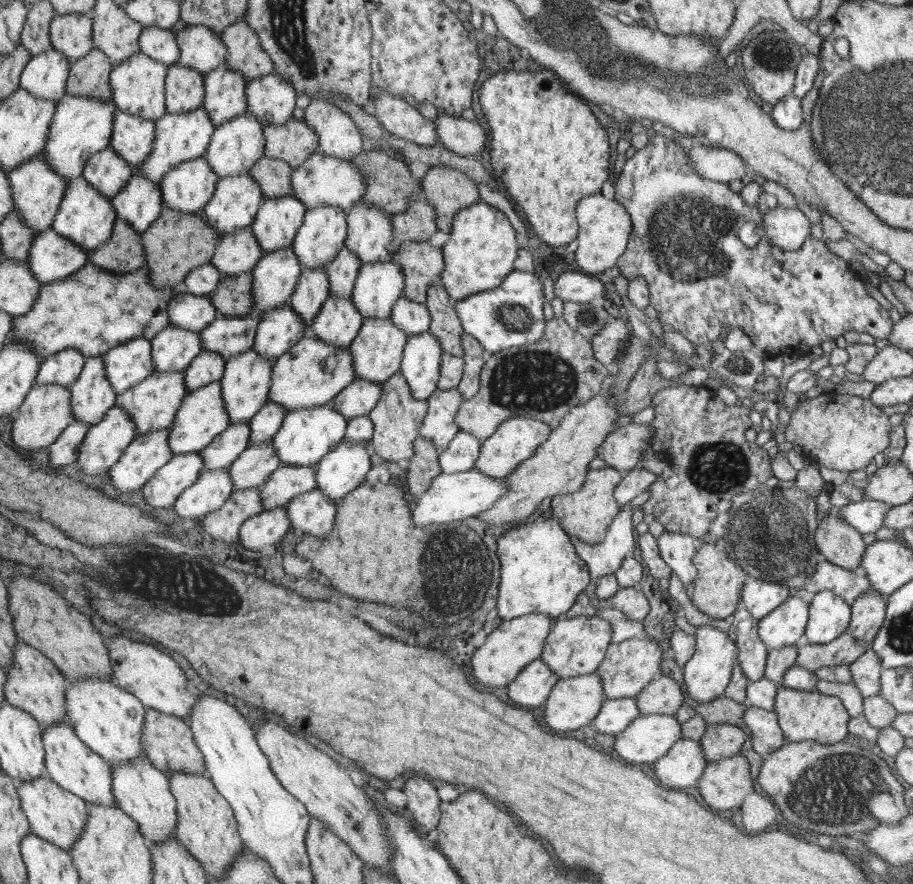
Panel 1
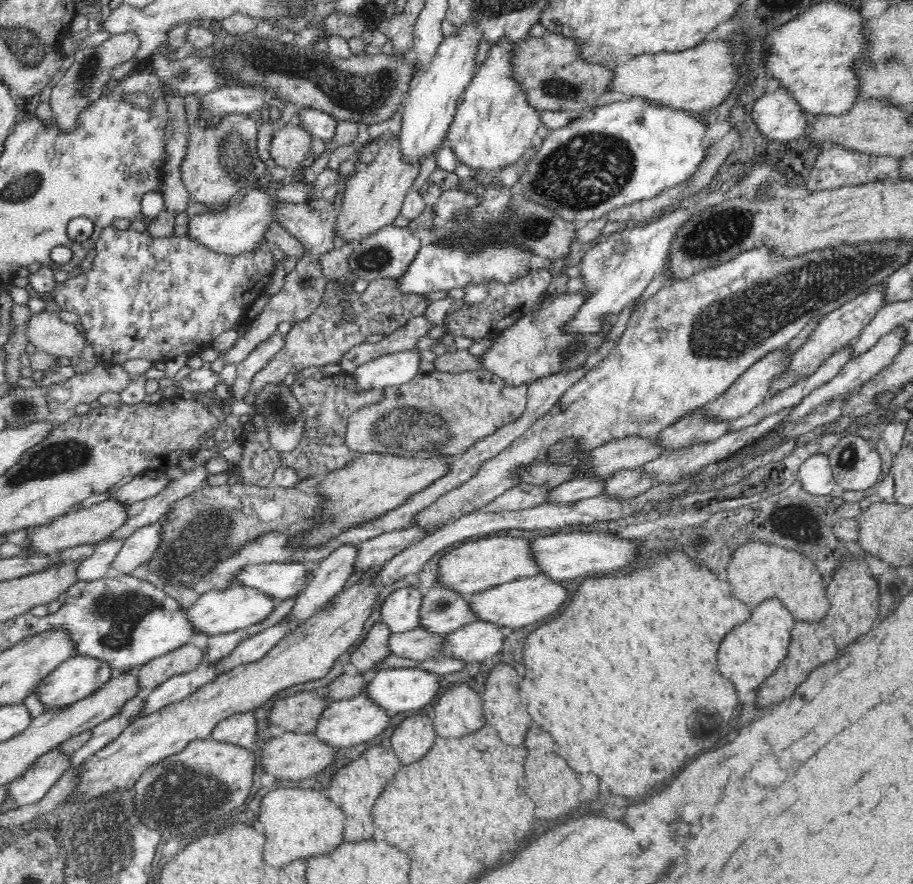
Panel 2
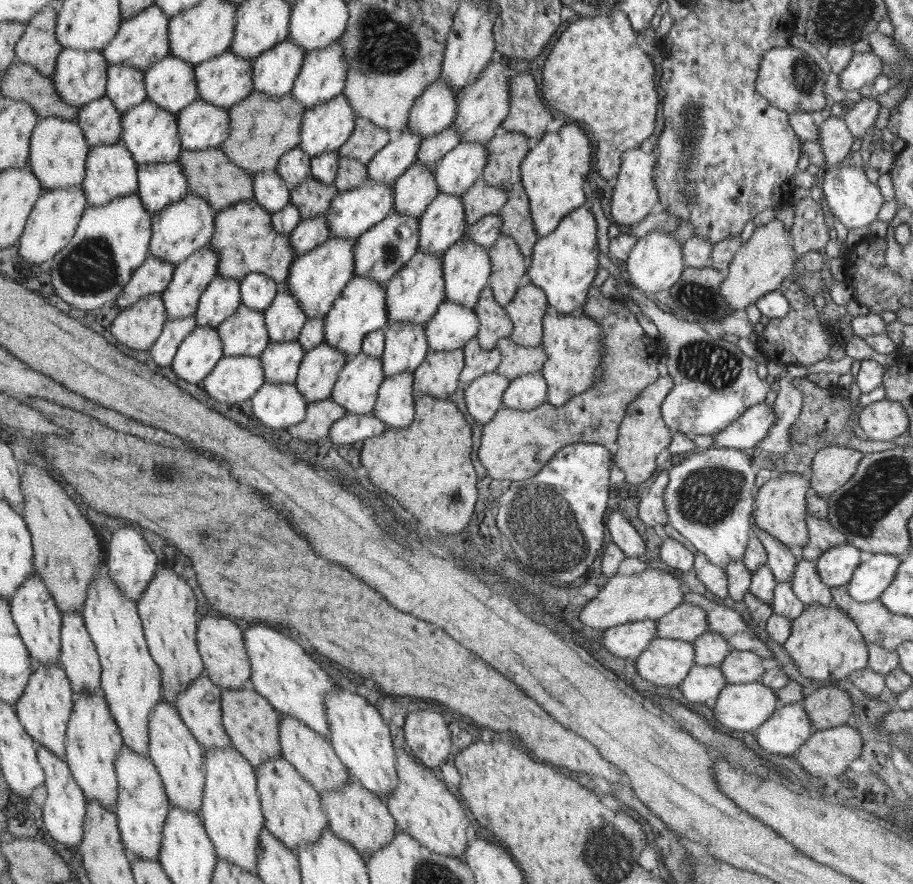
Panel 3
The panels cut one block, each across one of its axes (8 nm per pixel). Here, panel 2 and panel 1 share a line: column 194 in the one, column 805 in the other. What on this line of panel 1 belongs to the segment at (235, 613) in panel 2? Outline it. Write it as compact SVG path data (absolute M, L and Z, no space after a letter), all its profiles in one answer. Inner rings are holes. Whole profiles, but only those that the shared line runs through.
M791 594L778 608L759 620L758 636L768 650L796 644L809 621L809 604Z

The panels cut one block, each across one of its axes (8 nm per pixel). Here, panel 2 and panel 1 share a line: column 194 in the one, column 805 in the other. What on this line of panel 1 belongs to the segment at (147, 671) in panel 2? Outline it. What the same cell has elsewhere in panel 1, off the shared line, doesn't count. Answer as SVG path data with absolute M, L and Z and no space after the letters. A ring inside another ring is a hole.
M845 631L840 637L826 644L807 644L797 647L795 664L806 670L816 672L822 667L849 665L867 651L864 645Z

